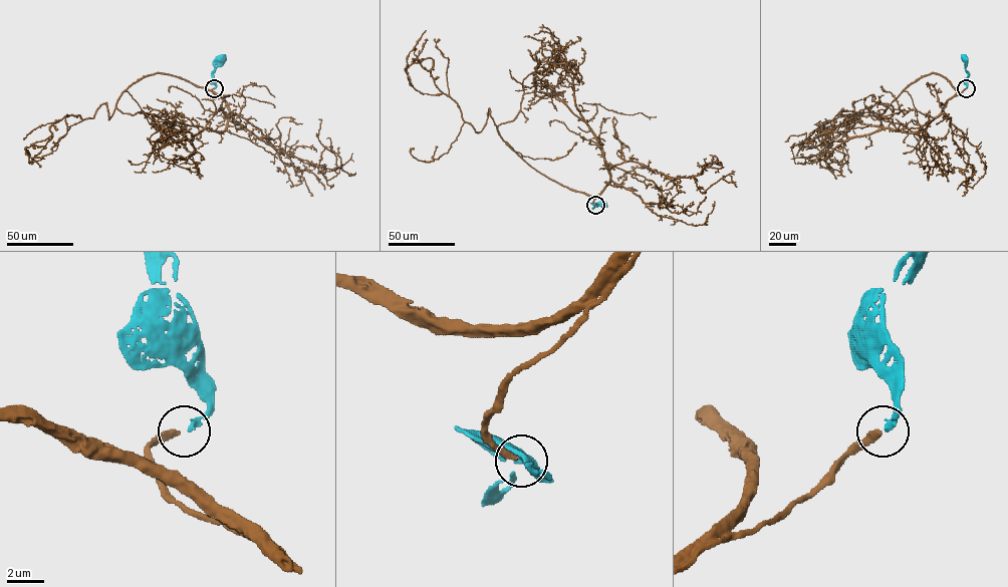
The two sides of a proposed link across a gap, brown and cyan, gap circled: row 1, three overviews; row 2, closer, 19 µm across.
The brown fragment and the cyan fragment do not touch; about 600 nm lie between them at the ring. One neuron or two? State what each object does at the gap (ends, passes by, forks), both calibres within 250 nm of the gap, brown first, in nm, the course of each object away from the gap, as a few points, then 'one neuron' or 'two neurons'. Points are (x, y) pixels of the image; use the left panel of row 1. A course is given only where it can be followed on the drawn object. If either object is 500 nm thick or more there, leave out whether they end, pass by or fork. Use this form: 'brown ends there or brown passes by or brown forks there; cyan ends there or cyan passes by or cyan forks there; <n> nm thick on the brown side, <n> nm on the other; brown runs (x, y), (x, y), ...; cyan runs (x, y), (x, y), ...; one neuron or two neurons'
brown ends there; cyan ends there; 340 nm thick on the brown side, 320 nm on the other; brown runs (214, 88), (148, 74), (108, 119), (106, 102), (54, 122), (25, 149), (44, 159); cyan runs (214, 88), (213, 73), (223, 58); one neuron

